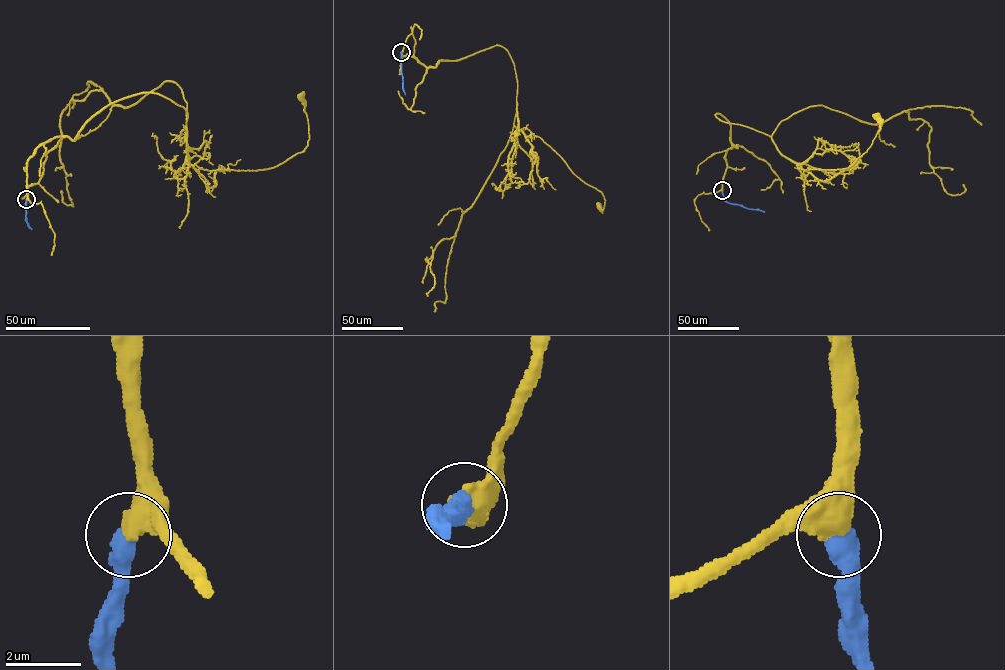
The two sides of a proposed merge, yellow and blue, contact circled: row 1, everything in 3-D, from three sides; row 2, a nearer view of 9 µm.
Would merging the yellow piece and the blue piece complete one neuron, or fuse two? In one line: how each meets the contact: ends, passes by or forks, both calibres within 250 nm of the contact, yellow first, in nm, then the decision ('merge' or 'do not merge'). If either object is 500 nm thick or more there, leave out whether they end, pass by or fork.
650/550 nm | merge

